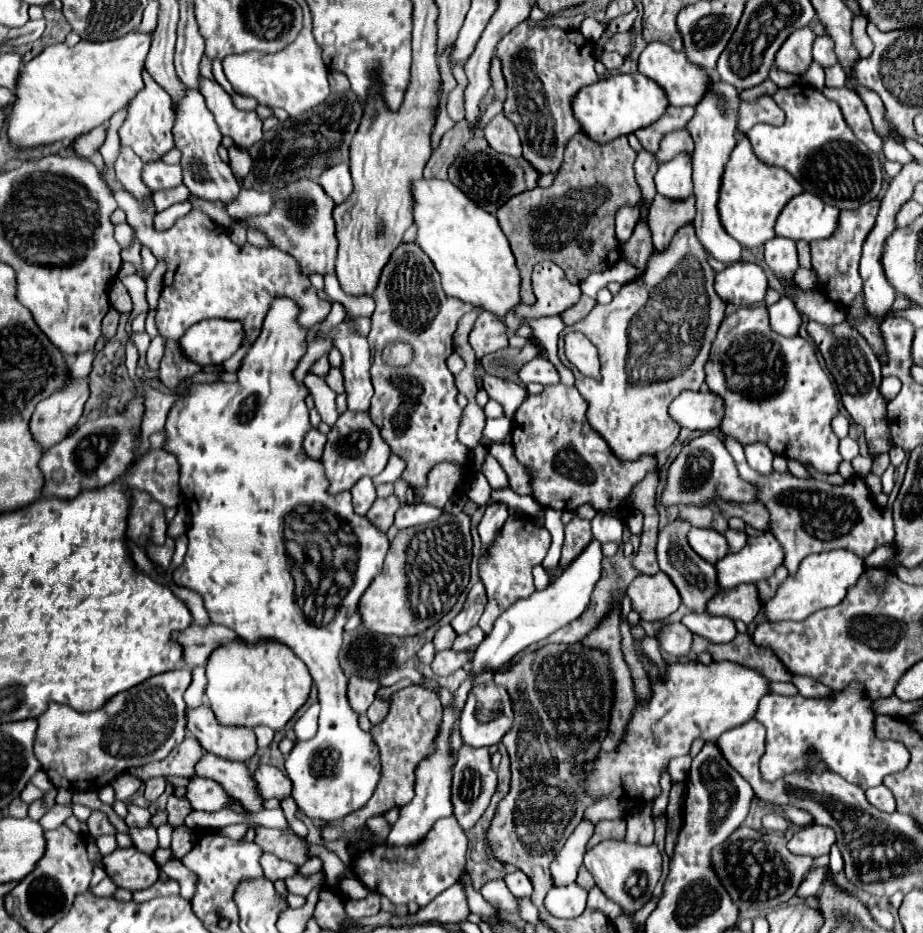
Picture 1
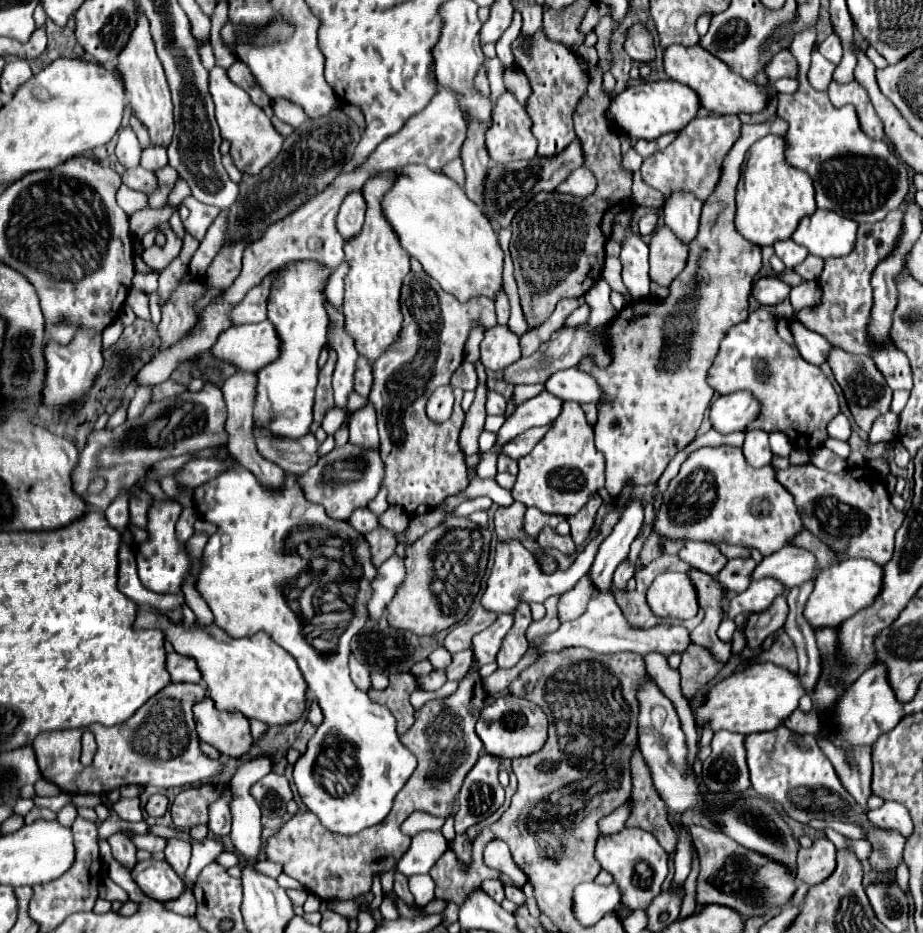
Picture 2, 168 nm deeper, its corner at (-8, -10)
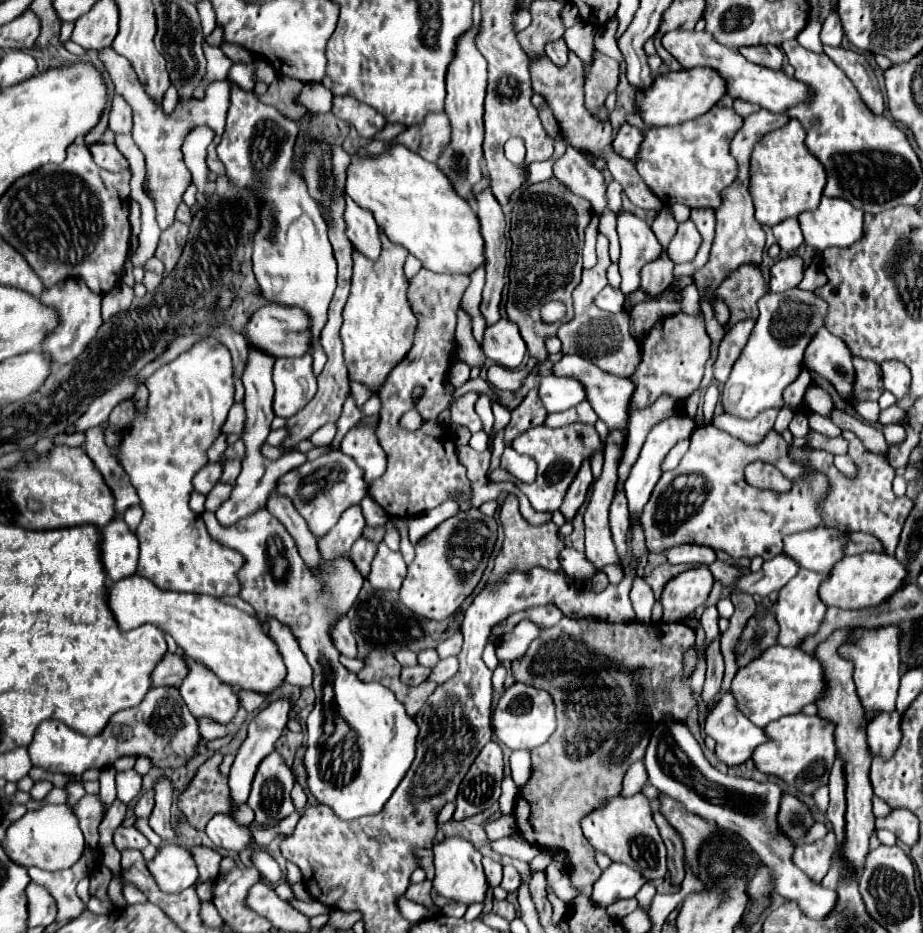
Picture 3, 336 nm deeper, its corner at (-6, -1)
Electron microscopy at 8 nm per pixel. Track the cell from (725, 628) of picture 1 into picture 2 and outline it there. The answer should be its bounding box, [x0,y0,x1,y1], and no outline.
[717,618,737,642]

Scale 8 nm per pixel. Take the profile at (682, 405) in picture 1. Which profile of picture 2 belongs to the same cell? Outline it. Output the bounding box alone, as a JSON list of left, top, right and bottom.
[709,392,759,434]

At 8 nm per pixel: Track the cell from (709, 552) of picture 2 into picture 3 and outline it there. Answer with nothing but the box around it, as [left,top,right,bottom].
[667,545,715,565]

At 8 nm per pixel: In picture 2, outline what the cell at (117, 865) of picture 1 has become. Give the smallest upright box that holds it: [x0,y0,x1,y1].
[131,860,185,902]

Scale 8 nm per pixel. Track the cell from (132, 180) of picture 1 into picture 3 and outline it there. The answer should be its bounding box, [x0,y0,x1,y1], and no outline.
[109,95,131,133]

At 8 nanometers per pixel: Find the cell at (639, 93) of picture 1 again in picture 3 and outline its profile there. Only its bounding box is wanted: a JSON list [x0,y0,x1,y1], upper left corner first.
[635,67,727,127]

